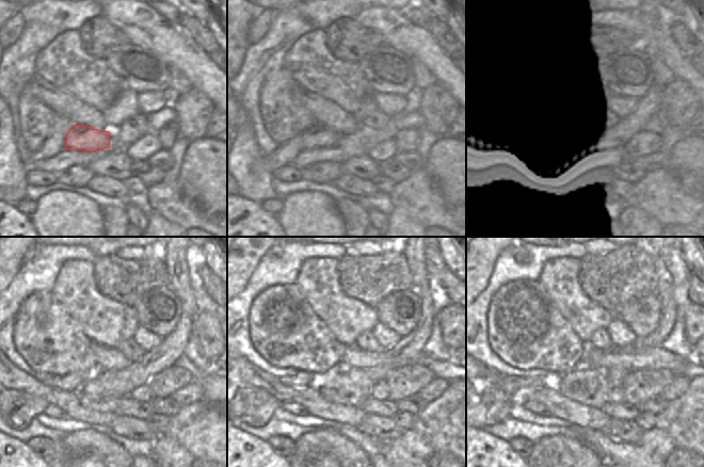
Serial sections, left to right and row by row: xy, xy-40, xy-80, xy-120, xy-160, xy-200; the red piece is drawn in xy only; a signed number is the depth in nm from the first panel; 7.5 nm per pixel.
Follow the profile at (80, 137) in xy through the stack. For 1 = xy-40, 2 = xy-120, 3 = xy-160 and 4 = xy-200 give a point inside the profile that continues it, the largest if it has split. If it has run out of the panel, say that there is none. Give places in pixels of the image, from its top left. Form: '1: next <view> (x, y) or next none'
1: next xy-40 (317, 137)
2: next xy-120 (73, 381)
3: next xy-160 (300, 379)
4: next xy-200 (510, 385)

